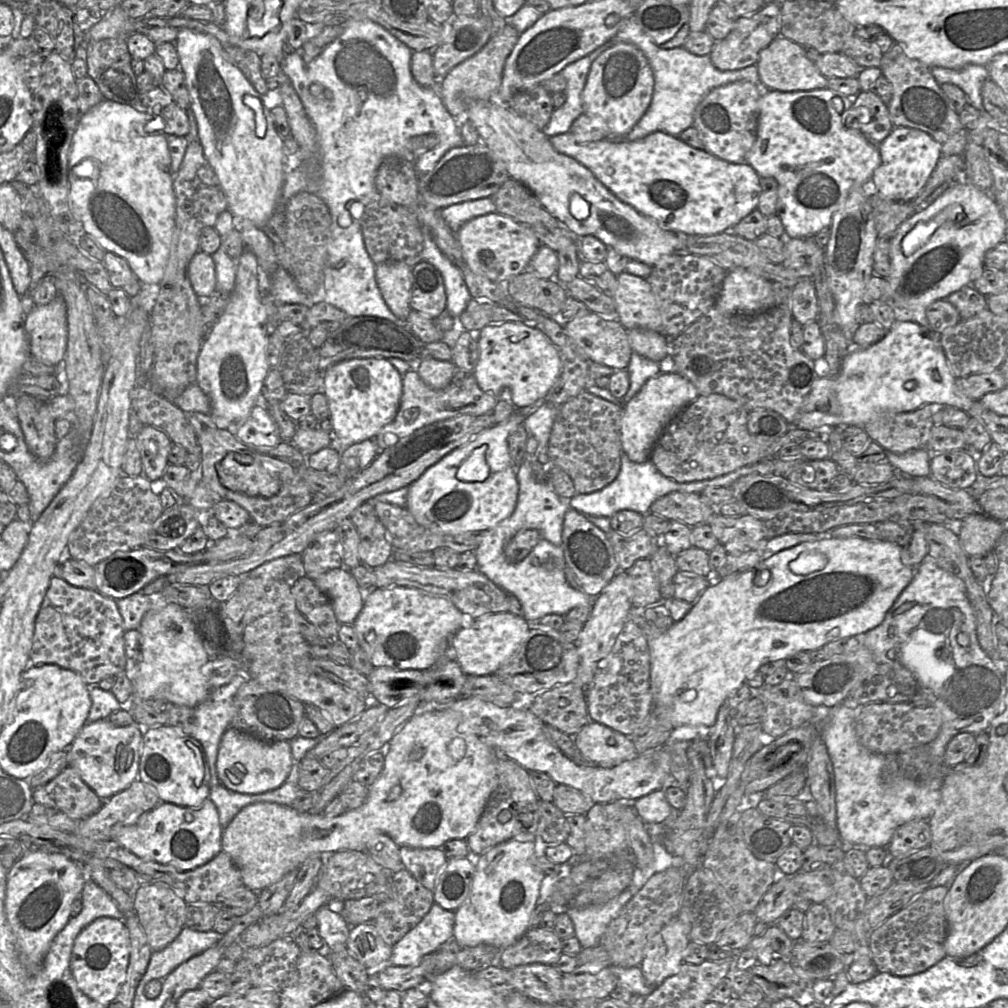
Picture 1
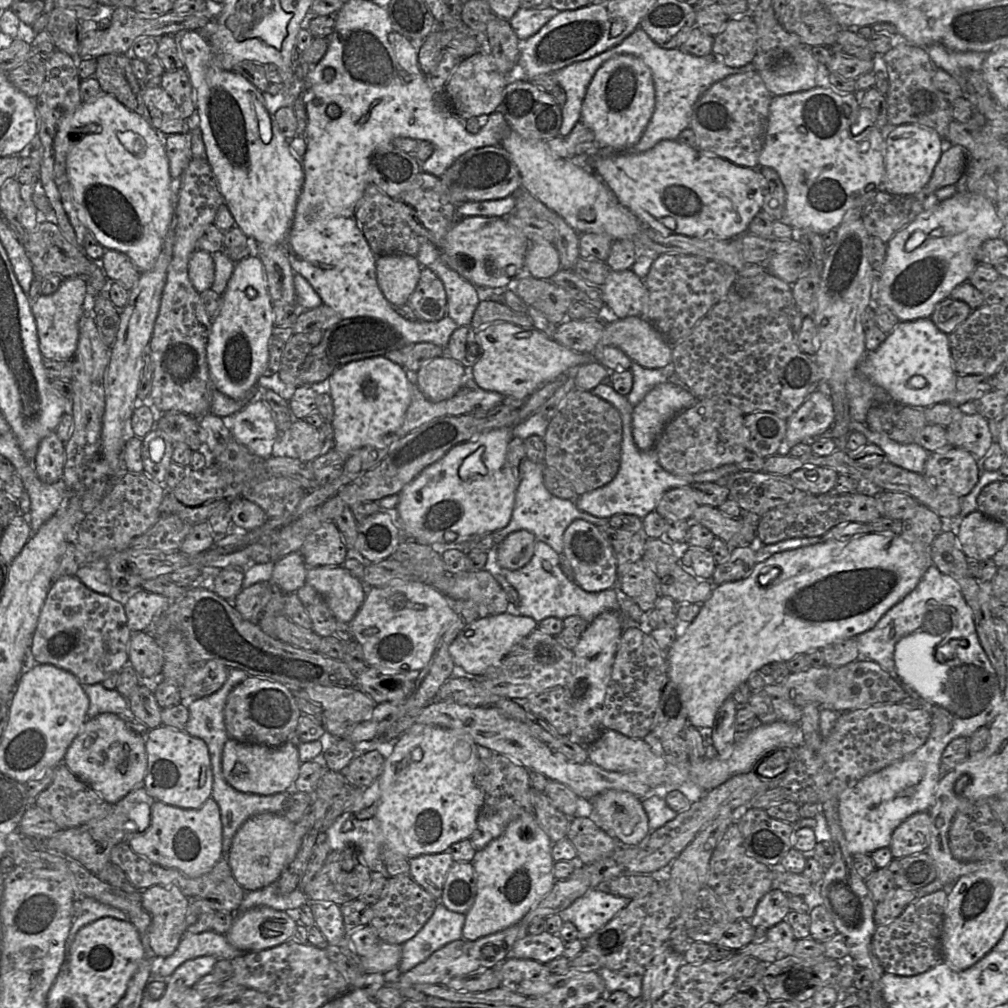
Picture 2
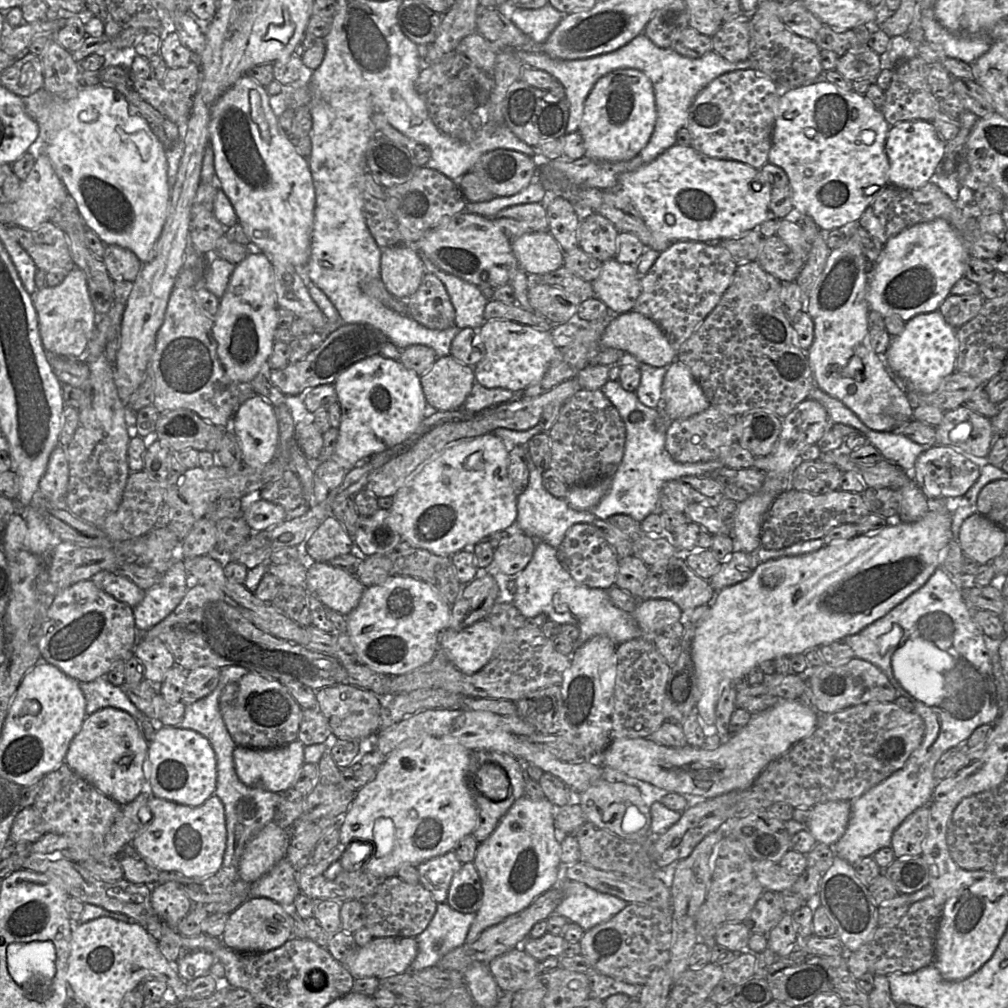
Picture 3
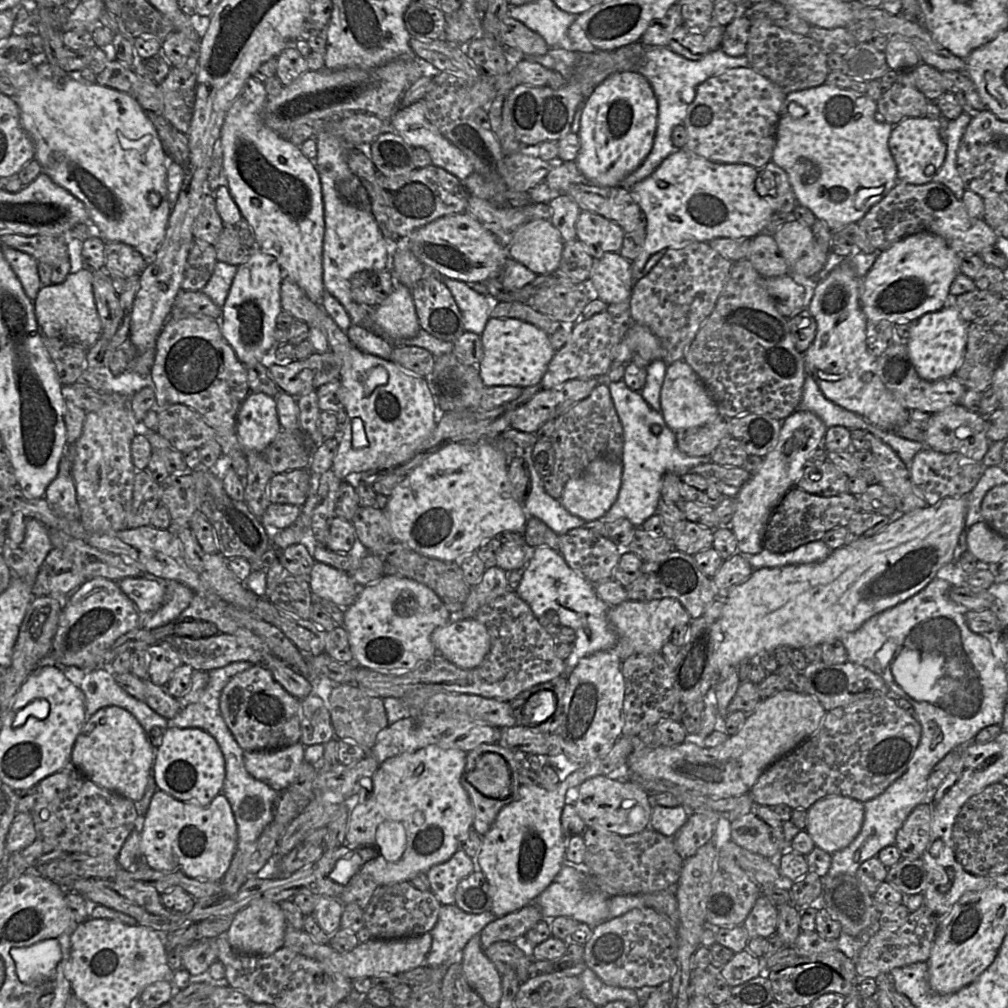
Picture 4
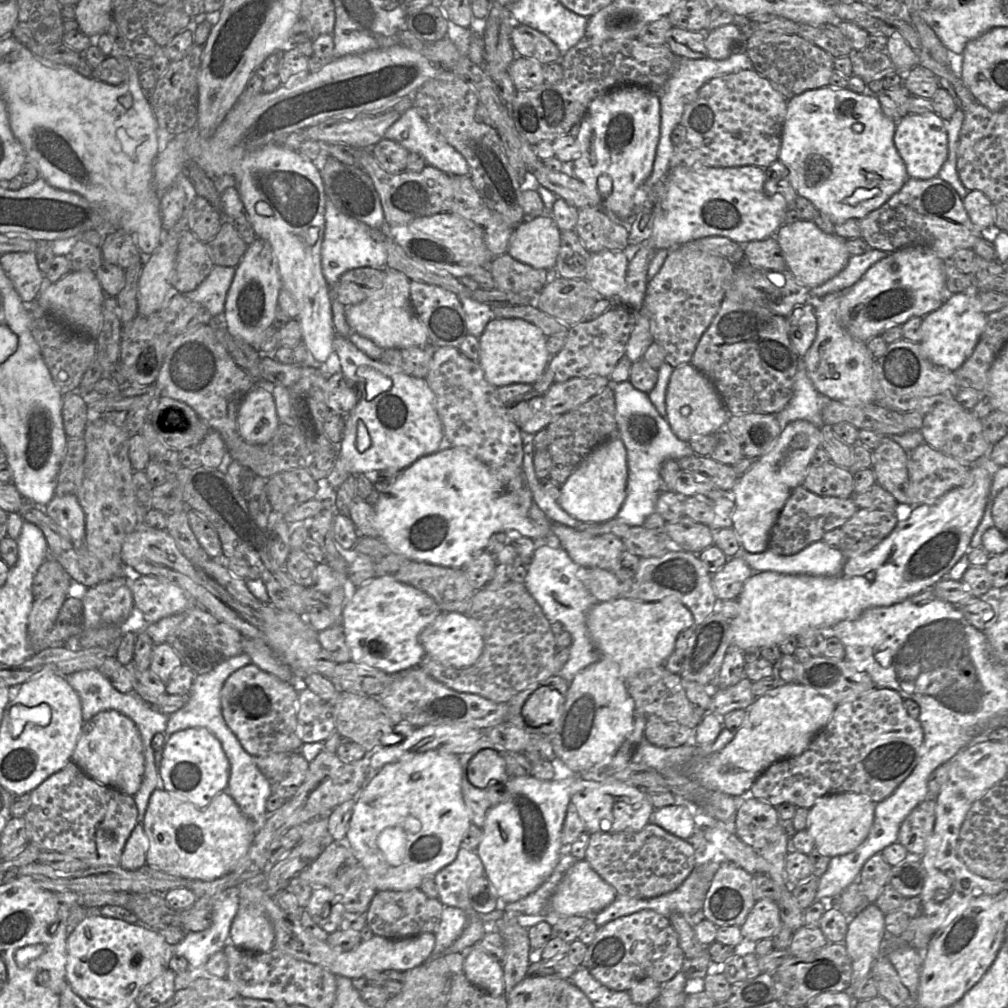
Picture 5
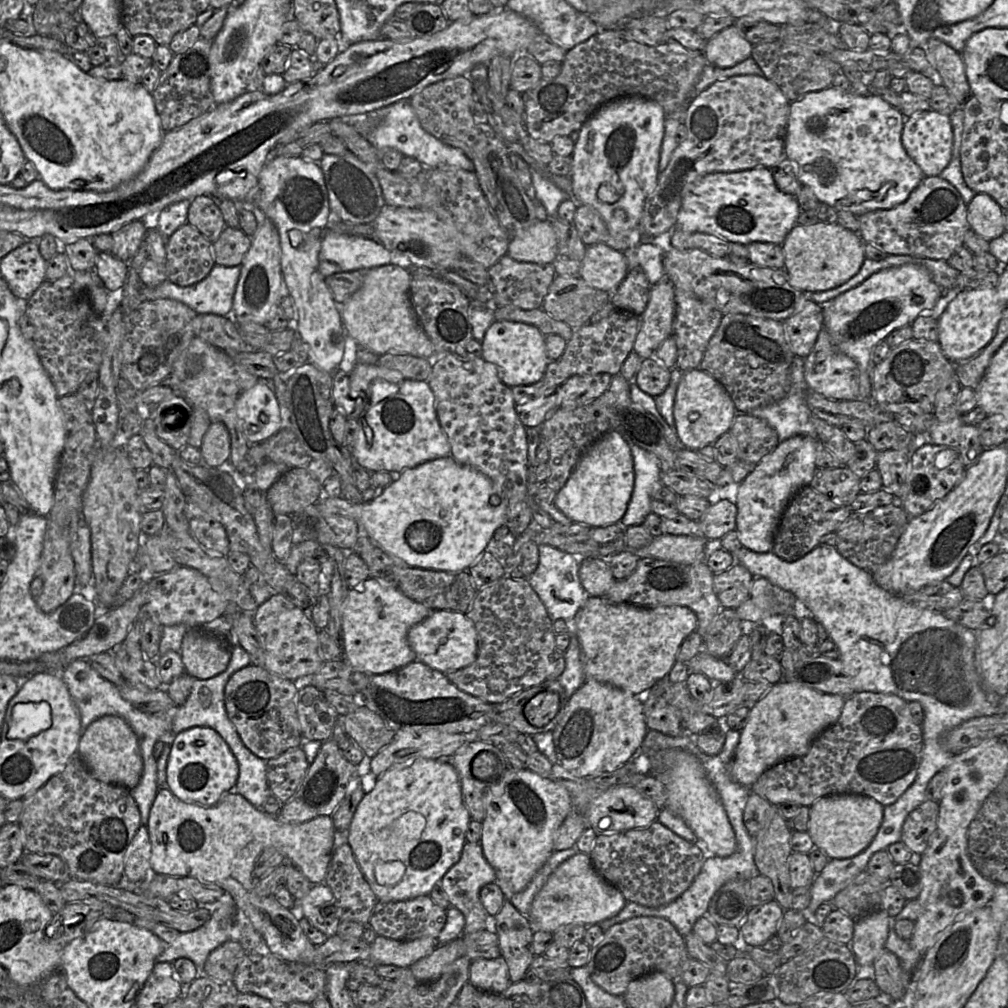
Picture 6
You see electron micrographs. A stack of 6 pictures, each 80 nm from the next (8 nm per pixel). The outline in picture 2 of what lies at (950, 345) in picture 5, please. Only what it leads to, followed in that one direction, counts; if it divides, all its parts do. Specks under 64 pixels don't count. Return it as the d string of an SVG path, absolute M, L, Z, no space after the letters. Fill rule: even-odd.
M930 318L899 322L876 350L866 354L858 371L885 390L893 402L914 408L926 408L952 400L957 377L949 337L937 328ZM913 376L924 377L925 386L910 387L908 382Z

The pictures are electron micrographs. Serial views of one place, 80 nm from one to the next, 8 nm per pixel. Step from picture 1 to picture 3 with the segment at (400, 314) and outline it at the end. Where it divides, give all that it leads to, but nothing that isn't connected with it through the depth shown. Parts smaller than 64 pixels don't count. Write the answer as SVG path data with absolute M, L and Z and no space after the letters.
M394 246L382 249L380 278L394 297L410 298L419 288L426 273L415 247Z

